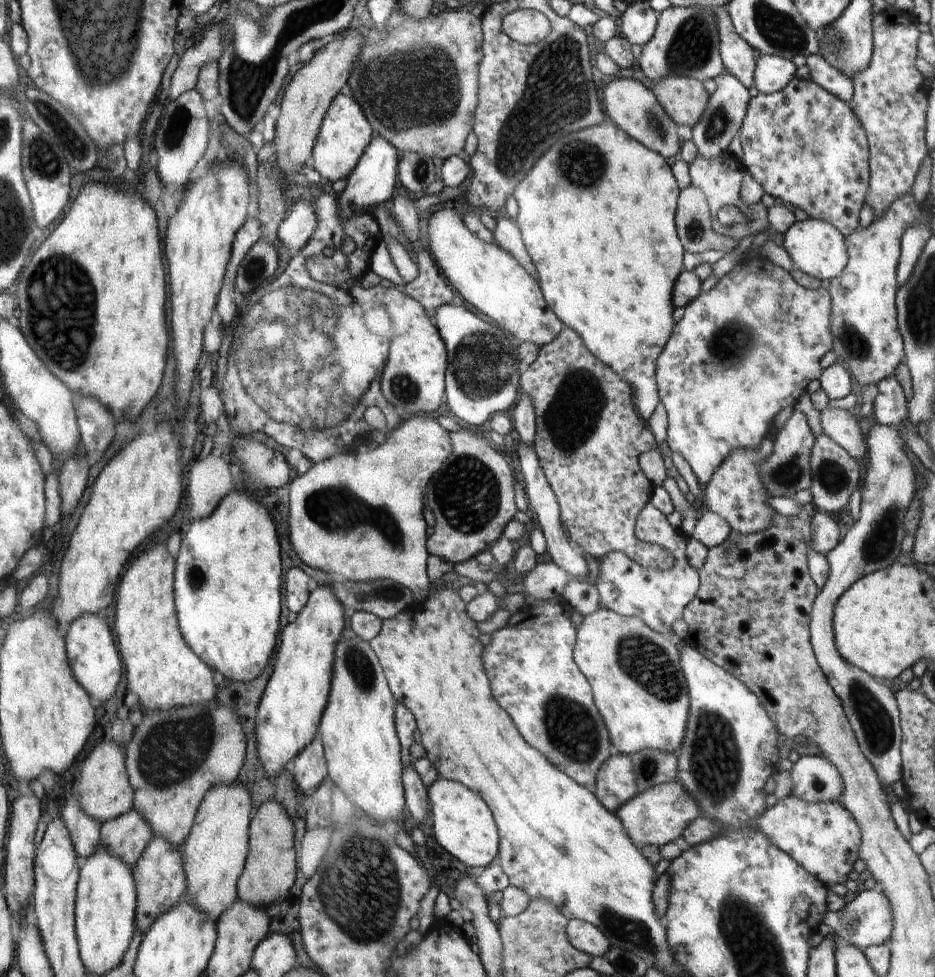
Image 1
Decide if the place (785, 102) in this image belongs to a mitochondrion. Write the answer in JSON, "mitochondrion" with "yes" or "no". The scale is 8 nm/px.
{"mitochondrion":"no"}

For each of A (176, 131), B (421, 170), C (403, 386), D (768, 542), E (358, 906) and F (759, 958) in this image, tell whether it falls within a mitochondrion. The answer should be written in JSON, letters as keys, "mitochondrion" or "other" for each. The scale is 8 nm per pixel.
{"A":"mitochondrion","B":"mitochondrion","C":"mitochondrion","D":"other","E":"mitochondrion","F":"mitochondrion"}

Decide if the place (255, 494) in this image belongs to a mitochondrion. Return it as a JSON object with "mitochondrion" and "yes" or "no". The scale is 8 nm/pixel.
{"mitochondrion":"no"}

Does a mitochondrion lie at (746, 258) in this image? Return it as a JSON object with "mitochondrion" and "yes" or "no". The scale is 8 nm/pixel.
{"mitochondrion":"no"}

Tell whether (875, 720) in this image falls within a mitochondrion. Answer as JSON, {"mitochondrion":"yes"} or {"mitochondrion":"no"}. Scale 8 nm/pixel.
{"mitochondrion":"yes"}

